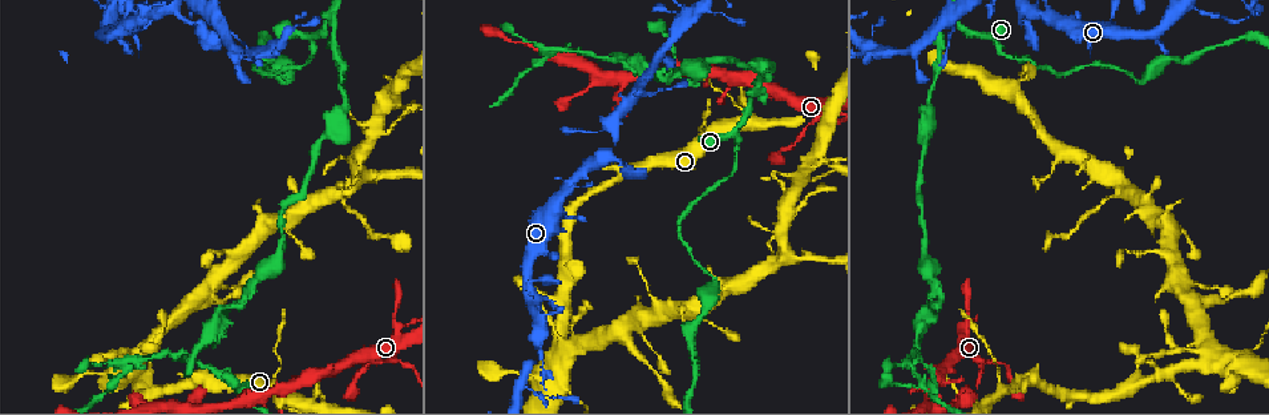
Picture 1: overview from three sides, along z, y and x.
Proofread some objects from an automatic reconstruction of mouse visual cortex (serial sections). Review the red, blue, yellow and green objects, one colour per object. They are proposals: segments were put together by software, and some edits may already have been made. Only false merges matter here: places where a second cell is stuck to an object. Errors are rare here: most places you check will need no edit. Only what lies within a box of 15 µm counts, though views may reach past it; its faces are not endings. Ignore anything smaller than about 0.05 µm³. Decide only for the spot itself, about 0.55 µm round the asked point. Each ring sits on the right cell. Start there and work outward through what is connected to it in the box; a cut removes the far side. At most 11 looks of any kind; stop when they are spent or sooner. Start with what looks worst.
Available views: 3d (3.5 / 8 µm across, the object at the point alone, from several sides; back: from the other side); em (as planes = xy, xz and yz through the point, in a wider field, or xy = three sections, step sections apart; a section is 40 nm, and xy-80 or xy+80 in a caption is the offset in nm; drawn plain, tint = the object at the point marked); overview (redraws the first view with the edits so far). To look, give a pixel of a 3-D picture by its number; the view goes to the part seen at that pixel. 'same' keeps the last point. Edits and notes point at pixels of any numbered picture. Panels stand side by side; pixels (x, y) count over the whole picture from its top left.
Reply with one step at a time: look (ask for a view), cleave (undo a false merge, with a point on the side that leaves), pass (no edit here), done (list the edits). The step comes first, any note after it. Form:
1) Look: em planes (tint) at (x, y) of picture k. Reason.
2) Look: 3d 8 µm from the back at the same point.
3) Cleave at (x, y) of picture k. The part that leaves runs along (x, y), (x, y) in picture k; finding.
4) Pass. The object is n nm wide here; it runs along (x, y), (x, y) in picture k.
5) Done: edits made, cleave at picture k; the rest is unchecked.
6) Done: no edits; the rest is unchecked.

Look: 3d 3.5 µm at (968, 327) of picture 1. Sharp bend.

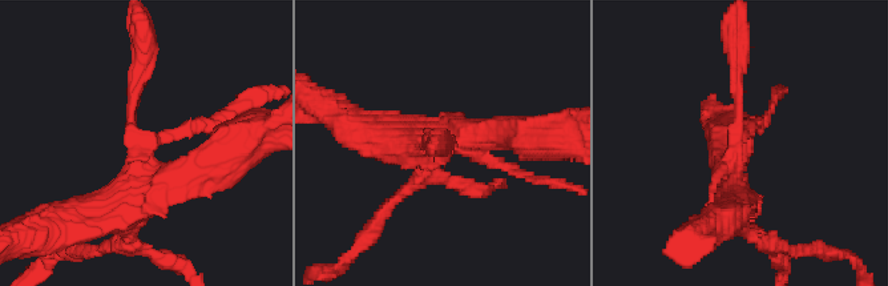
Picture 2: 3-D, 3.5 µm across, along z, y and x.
Look: em xy step 2 (tint) at (741, 140) of picture 2. Shape alone is not enough.

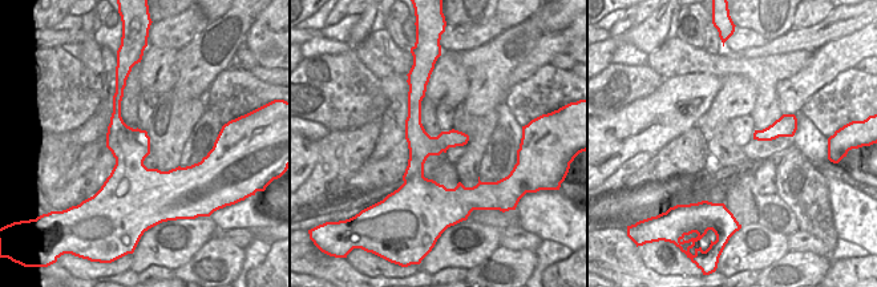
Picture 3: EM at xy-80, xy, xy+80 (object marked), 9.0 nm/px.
Pass. It runs along (104, 208), (136, 156), (214, 115) in picture 2; continuous, no second cell.

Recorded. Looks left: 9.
Look: 3d 3.5 µm from the back at (325, 15) of picture 1. Sharp bend.

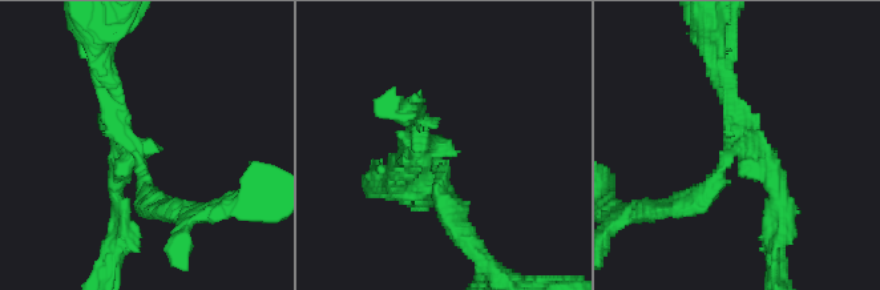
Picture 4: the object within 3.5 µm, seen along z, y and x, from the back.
Look: em xy step 3 (tint) at (735, 150) of picture 4. Need the tissue.

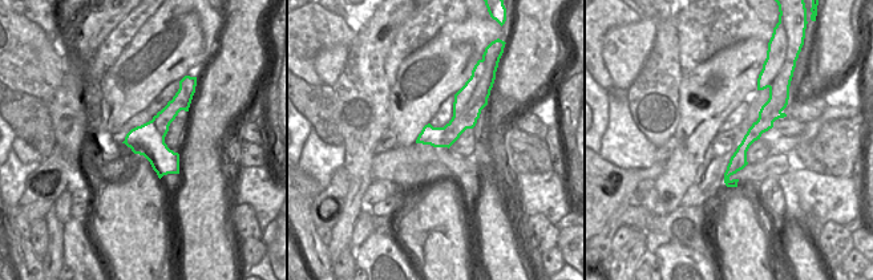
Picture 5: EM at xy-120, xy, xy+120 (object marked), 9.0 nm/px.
Look: em xy step 2 (tint) at the same point. Another direction.

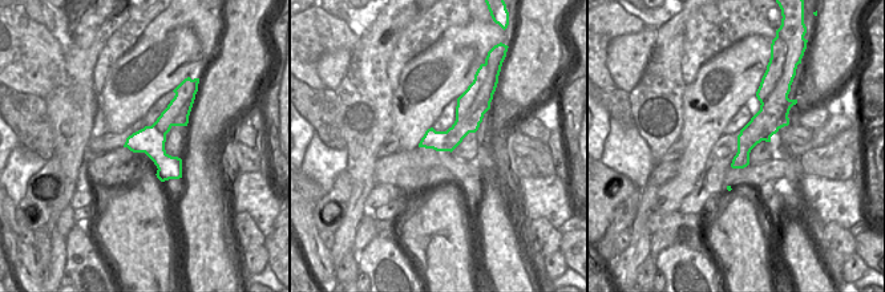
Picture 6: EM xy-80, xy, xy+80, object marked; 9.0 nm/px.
Cleave at (780, 188) of picture 4. 3 arms meet here; a border runs along (165, 153), (154, 162) in picture 6; a second cell is stuck on.

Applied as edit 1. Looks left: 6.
Look: 3d 3.5 µm at (1258, 345) of picture 1.

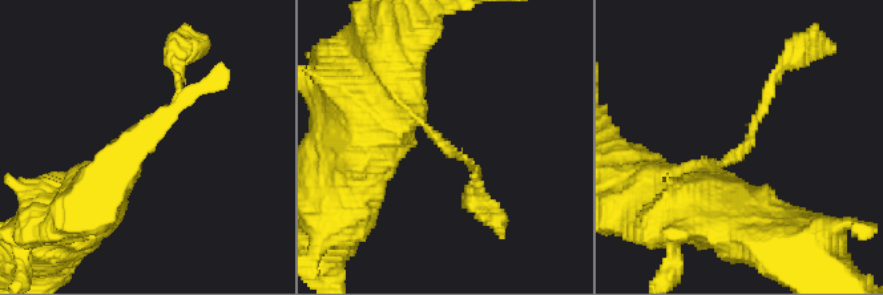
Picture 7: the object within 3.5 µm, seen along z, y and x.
Look: em xy step 5 (tint) at (733, 157) of picture 7. The arms are 100, 600 nm wide.

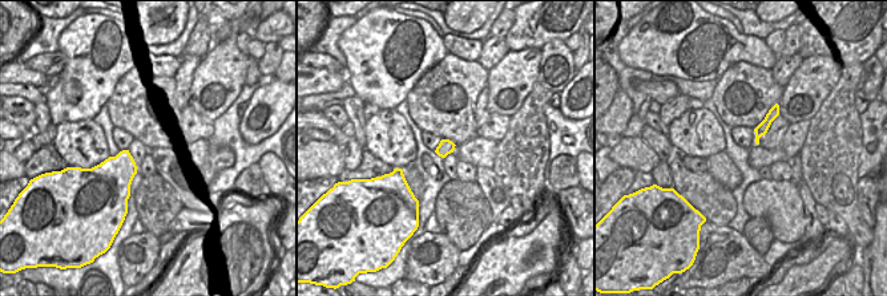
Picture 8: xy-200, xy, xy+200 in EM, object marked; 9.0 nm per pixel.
Look: em xy step 2 (tint) at the same point. Cut it another way.

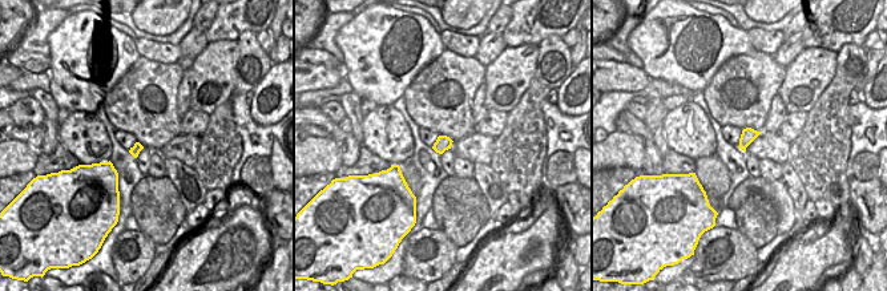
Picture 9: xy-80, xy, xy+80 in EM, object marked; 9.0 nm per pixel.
Pass. It runs along (672, 184), (733, 160), (770, 85) in picture 7; all the same cell.

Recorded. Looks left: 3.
Look: 3d 3.5 µm at (715, 70) of picture 1. Sudden change in width.

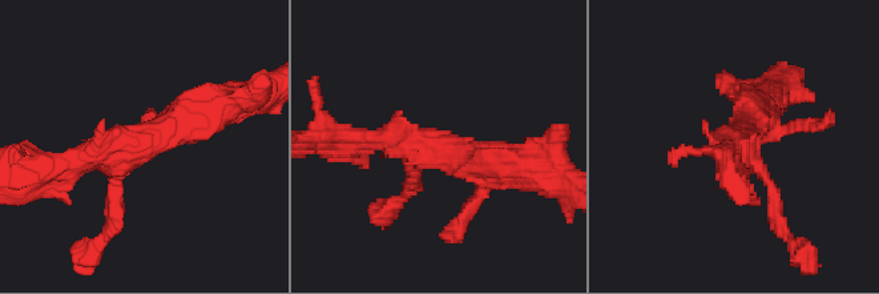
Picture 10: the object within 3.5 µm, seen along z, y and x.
Look: em xy step 5 (tint) at (139, 141) of picture 10. Need the tissue.

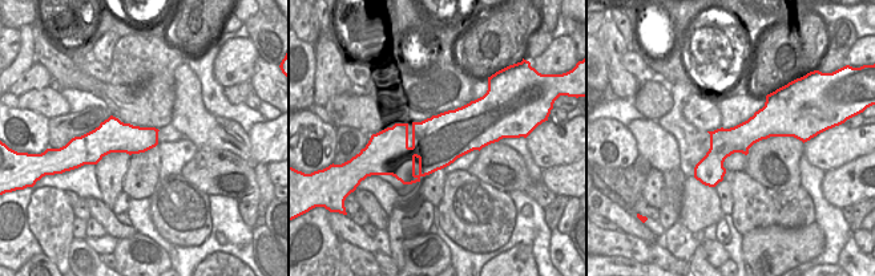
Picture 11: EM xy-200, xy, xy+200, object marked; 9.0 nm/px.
Pass. The object is 480 nm wide here; it runs along (789, 132), (754, 129), (697, 174) in picture 11; all the same cell.

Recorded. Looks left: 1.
Done: edits made, cleave at picture 4; the rest is unchecked.

